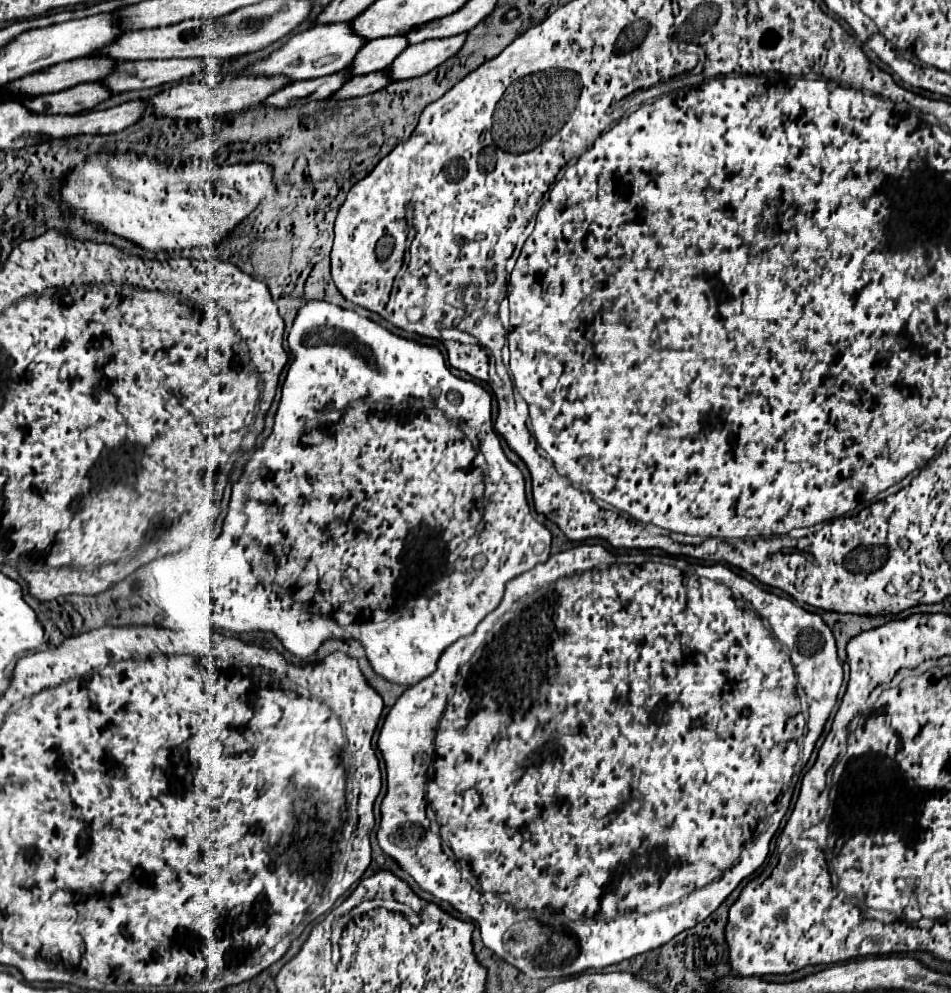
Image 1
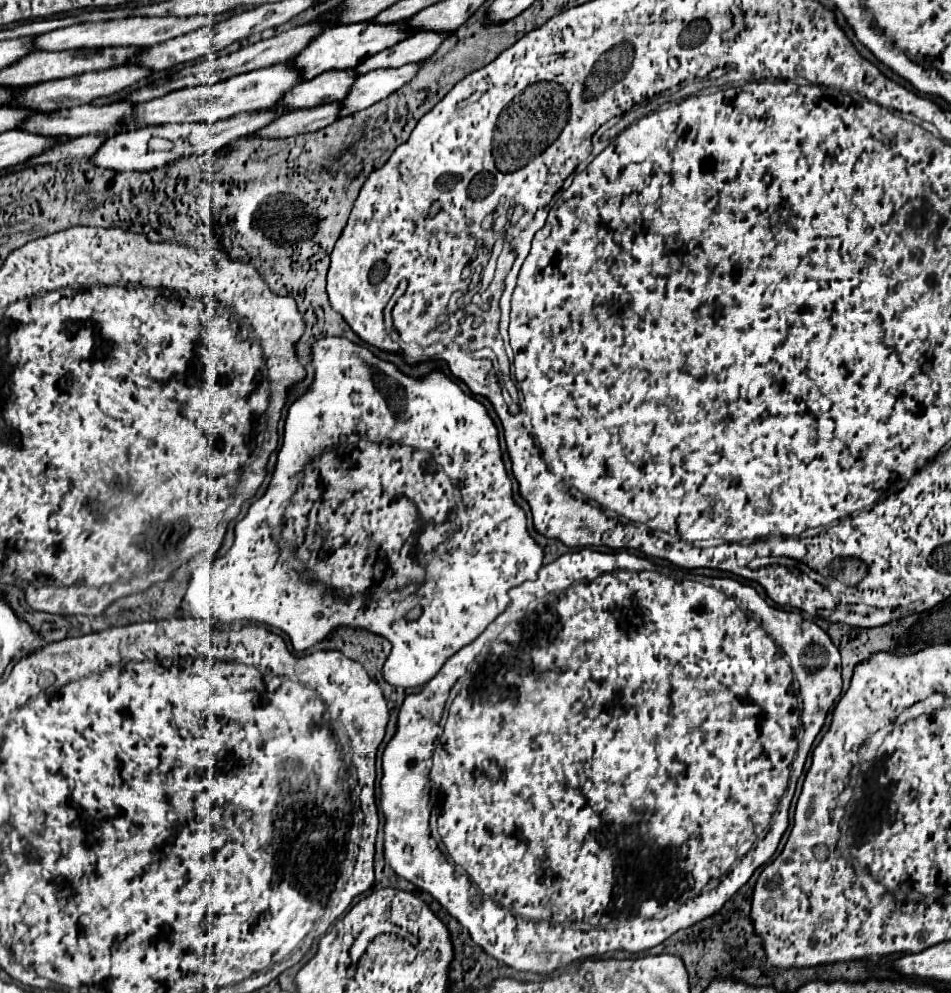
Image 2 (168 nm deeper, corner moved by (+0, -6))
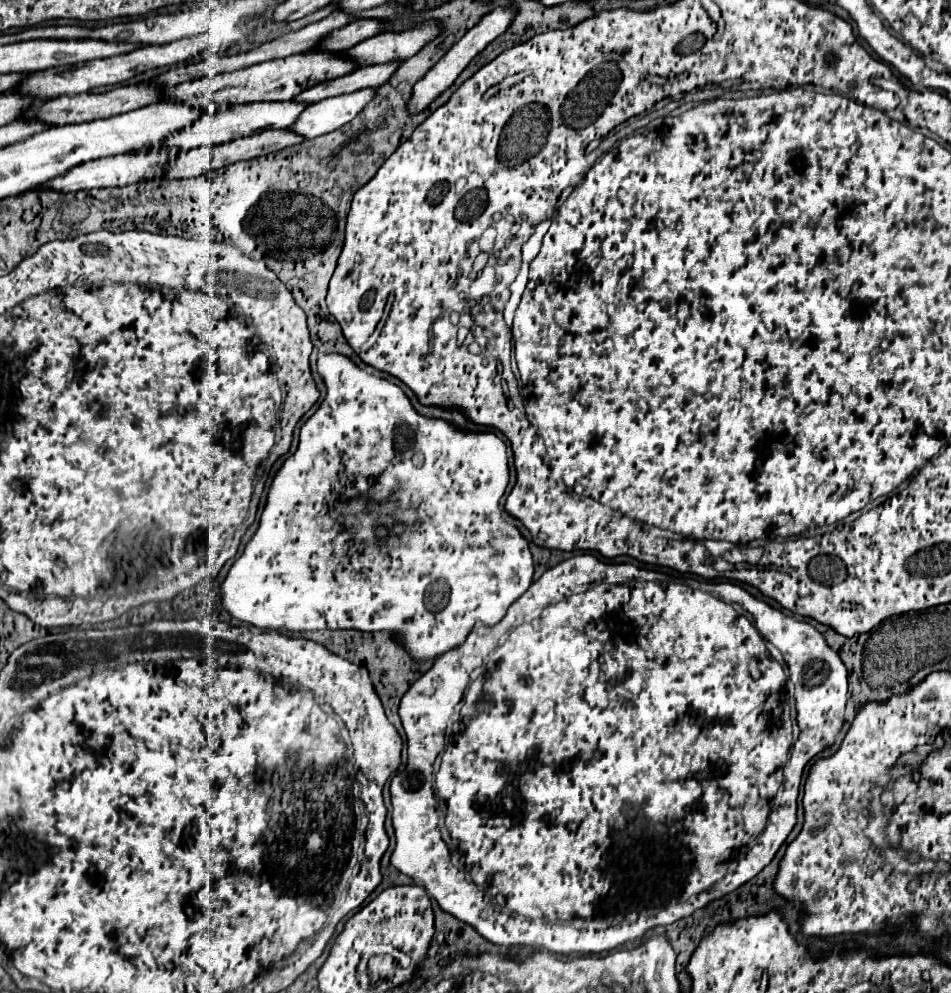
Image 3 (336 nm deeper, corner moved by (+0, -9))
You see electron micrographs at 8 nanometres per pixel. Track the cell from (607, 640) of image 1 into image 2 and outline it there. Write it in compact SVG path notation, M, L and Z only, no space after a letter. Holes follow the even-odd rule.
M585 547L585 548L582 548L582 549L581 549L581 551L573 551L573 553L567 553L567 555L561 555L561 557L559 557L559 559L557 559L557 561L555 561L555 563L557 563L557 569L555 569L555 567L549 567L549 565L547 565L547 567L543 567L543 569L541 569L541 571L539 571L539 577L537 577L537 579L535 579L535 580L534 580L534 581L525 581L525 582L524 582L524 583L522 583L522 584L521 584L521 585L519 585L519 587L515 587L515 589L511 589L511 591L509 591L509 597L511 597L511 603L509 603L509 606L508 606L508 607L507 607L507 608L506 608L506 610L505 610L505 611L504 611L504 612L503 612L503 613L501 613L501 614L500 614L500 615L499 615L499 616L498 616L498 617L497 617L497 618L496 618L496 619L495 619L495 620L494 620L494 621L493 621L493 625L491 625L491 627L489 627L489 629L487 629L487 633L485 633L485 635L481 635L481 637L479 637L479 639L483 639L483 643L477 643L477 641L479 641L479 639L475 639L475 641L473 641L473 643L471 643L471 645L467 645L467 647L463 647L463 649L461 649L461 651L459 651L459 653L455 653L455 657L449 657L449 659L447 659L447 663L445 663L445 665L443 665L443 669L441 669L441 671L439 671L439 673L437 673L437 675L435 675L435 677L433 677L433 679L431 679L431 681L429 681L429 683L427 683L427 685L425 685L425 687L423 687L423 689L421 689L421 691L419 691L419 693L411 693L411 695L407 695L407 697L405 697L405 701L403 701L403 705L401 705L401 709L399 709L399 717L397 717L397 731L395 731L395 735L393 735L393 739L391 739L391 741L389 741L389 743L387 743L387 747L385 747L385 753L383 753L383 779L381 779L381 811L383 811L383 815L385 815L385 837L383 837L383 839L385 839L385 843L383 843L383 845L385 845L385 863L387 863L387 865L391 865L391 869L393 869L393 871L395 871L395 873L397 873L397 875L401 875L401 877L405 877L405 879L407 879L407 881L411 881L411 883L413 883L413 885L417 885L417 887L419 887L419 889L423 889L423 891L427 891L427 893L431 893L431 895L433 895L433 897L435 897L435 899L437 899L437 901L439 901L439 903L441 903L441 905L443 905L443 907L445 907L445 909L447 909L447 913L449 913L449 915L451 915L451 917L455 917L455 919L457 919L457 921L459 921L459 923L461 923L461 925L463 925L463 927L465 927L465 929L467 929L467 931L469 931L469 933L471 933L471 939L473 939L473 941L475 941L475 943L477 943L477 945L479 945L479 947L483 947L483 949L485 949L485 951L487 951L487 953L489 953L489 955L491 955L491 957L495 957L495 959L499 959L499 961L501 961L501 963L505 963L505 965L507 965L507 967L513 967L513 969L517 969L517 971L531 971L531 973L539 973L539 975L551 975L551 973L555 973L555 971L561 971L561 969L563 969L563 967L577 967L577 965L579 965L579 963L583 963L583 961L587 961L587 959L599 959L599 957L603 957L603 955L615 955L615 953L625 953L625 955L637 955L637 953L641 953L641 951L647 951L647 949L651 949L651 947L655 947L655 945L661 945L661 943L663 943L663 941L665 941L665 939L669 939L669 937L671 937L671 935L673 935L673 933L677 933L677 931L681 931L681 929L687 929L687 927L691 927L691 925L695 925L695 923L699 923L699 921L703 921L703 919L707 919L707 917L711 917L711 915L715 915L715 913L717 913L717 911L719 911L719 909L721 909L721 907L723 907L723 905L725 905L725 901L727 901L727 899L729 899L729 897L731 897L731 895L733 895L733 893L735 893L735 891L737 891L737 889L741 889L741 887L743 887L743 885L745 885L745 883L747 883L747 881L749 881L749 877L751 877L751 875L753 875L753 873L755 873L755 869L757 869L757 867L761 867L761 865L763 865L763 863L767 863L767 861L769 861L769 859L771 859L771 855L773 855L773 853L775 853L775 849L777 849L777 843L779 843L779 839L781 839L781 837L783 837L783 833L785 833L785 829L787 829L787 825L789 825L789 817L788 817L788 812L789 812L789 808L790 808L790 805L791 805L791 800L792 800L792 798L793 798L793 796L794 796L794 793L795 793L795 789L796 789L796 784L797 784L797 781L798 781L798 779L799 779L799 777L800 777L800 776L801 776L801 774L802 774L802 772L803 772L803 769L804 769L804 765L805 765L805 759L807 759L807 758L808 758L808 755L809 755L809 753L810 753L810 751L811 751L811 747L812 747L812 745L813 745L813 737L817 737L817 733L819 733L819 731L821 731L821 727L823 727L823 723L825 723L825 717L827 717L827 713L829 713L829 711L831 711L831 709L833 709L833 705L835 705L835 701L837 701L837 699L839 699L839 697L841 697L841 687L843 687L843 681L841 681L841 659L839 659L839 651L837 651L837 647L835 647L835 645L833 645L833 641L831 641L831 639L829 639L829 635L827 635L827 633L825 633L825 631L823 631L823 629L821 629L821 627L819 627L819 625L815 625L815 623L813 623L813 621L809 621L809 619L803 619L803 615L801 615L801 613L799 613L799 611L785 611L785 609L779 609L779 607L773 607L773 605L769 605L769 603L767 603L767 601L765 601L765 599L761 599L761 597L759 597L759 593L757 593L757 591L755 591L755 589L753 589L753 587L749 587L749 585L743 585L743 583L739 583L739 581L737 581L737 579L733 579L733 577L715 577L715 587L709 587L709 585L703 585L703 583L701 583L701 581L695 581L695 579L677 579L677 577L673 577L673 574L674 574L674 573L673 573L673 572L674 572L674 571L673 571L673 570L671 570L671 569L669 569L669 568L667 568L667 567L662 567L662 568L660 568L660 569L659 569L659 566L657 566L657 565L655 565L655 564L654 564L654 563L653 563L653 562L652 562L652 561L651 561L651 560L650 560L650 559L648 559L648 558L645 558L645 557L643 557L643 556L640 556L640 555L638 555L638 556L637 556L637 555L636 555L636 554L633 554L633 553L630 553L630 552L628 552L628 551L627 551L627 550L623 550L623 551L622 551L622 552L621 552L621 551L617 551L617 552L613 552L613 553L601 553L601 551L596 551L596 550L594 550L594 549L591 549L591 548L589 548L589 547ZM653 570L655 570L655 571L653 571ZM659 570L660 570L660 571L659 571ZM661 572L662 572L662 573L661 573ZM669 572L670 572L670 575L667 575L667 574L669 574ZM719 589L723 589L723 591L719 591ZM725 593L727 593L727 595L725 595ZM527 601L531 601L531 605L533 605L533 609L525 609L525 607L527 607ZM635 605L637 605L637 609L635 609ZM521 611L525 611L525 613L523 613L523 615L521 615ZM511 617L517 617L517 619L515 619L515 621L511 621ZM509 621L511 621L511 623L509 623ZM757 621L759 621L759 623L757 623ZM507 623L509 623L509 625L507 625ZM503 625L507 625L507 627L505 627L505 629L503 629ZM493 633L499 633L499 639L497 639L497 637L493 637ZM519 635L521 635L521 637L519 637ZM493 639L495 639L495 641L493 641ZM513 639L517 639L517 641L513 641ZM773 641L775 641L775 643L773 643ZM483 645L485 645L485 647L483 647ZM513 645L515 645L515 649L517 649L517 653L515 653L515 659L517 659L517 661L515 661L515 659L513 659ZM775 645L779 645L779 649L781 649L781 653L779 653L779 649L777 649L777 647L775 647ZM481 649L483 649L483 651L481 651ZM479 651L481 651L481 653L479 653ZM475 653L479 653L479 655L477 655L477 657L475 657L475 661L473 661L473 655L475 655ZM783 655L785 655L785 657L787 657L787 661L785 661L785 659L783 659ZM513 661L515 661L515 681L513 681ZM469 663L471 663L471 665L469 665ZM787 663L789 663L789 665L791 665L791 667L789 667L789 665L787 665ZM467 665L469 665L469 667L467 667ZM465 669L467 669L467 673L465 673ZM793 673L795 673L795 679L797 679L797 681L799 681L799 699L801 699L801 703L803 703L803 707L801 707L801 717L799 717L799 701L797 701L797 695L795 695L795 691L793 691ZM459 677L463 677L463 681L465 681L465 687L463 687L463 689L461 689L461 693L459 693L459 695L457 695L457 697L455 697L455 699L453 699L453 703L451 703L451 707L449 707L449 713L447 713L447 717L445 717L445 719L443 719L443 729L441 729L441 715L443 715L443 707L445 707L445 703L447 703L447 699L449 699L449 691L451 691L451 687L453 687L453 685L455 685L455 681L457 681L457 679L459 679ZM765 691L767 691L767 693L765 693ZM761 709L765 709L765 713L767 713L767 715L761 715ZM493 715L495 715L495 719L493 719ZM799 719L801 719L801 727L803 727L803 729L805 729L805 733L803 733L803 739L801 739L801 741L799 741L799 743L797 743L797 741L795 741L795 727L797 727L797 729L799 729ZM795 723L797 723L797 725L795 725ZM439 735L441 735L441 739L439 739ZM437 741L439 741L439 743L437 743ZM797 747L799 747L799 749L797 749ZM795 749L797 749L797 753L795 753ZM433 751L435 751L435 753L433 753ZM431 753L433 753L433 765L431 765ZM793 755L795 755L795 761L793 761ZM791 761L793 761L793 762L792 762L792 763L791 763ZM789 765L791 765L791 777L789 777ZM429 769L431 769L431 771L429 771ZM787 777L789 777L789 785L787 785ZM427 779L429 779L429 789L427 789ZM485 781L487 781L487 783L485 783ZM485 785L487 785L487 787L485 787ZM785 789L786 789L786 791L785 791ZM783 793L785 793L785 795L783 795ZM429 797L431 797L431 817L433 817L433 821L435 821L435 825L437 825L437 833L439 833L439 839L441 839L441 843L443 843L443 847L445 847L445 851L447 851L447 853L449 853L449 855L445 855L445 853L443 853L443 851L439 851L439 847L437 847L437 841L435 841L435 839L433 839L433 835L431 835L431 831L429 831ZM481 819L483 819L483 821L481 821ZM449 857L451 857L451 859L449 859ZM473 899L477 899L477 901L479 901L479 903L477 903L477 905L475 905L475 903L473 903ZM645 903L647 903L647 905L645 905ZM643 905L645 905L645 909L641 909L641 907L643 907Z

